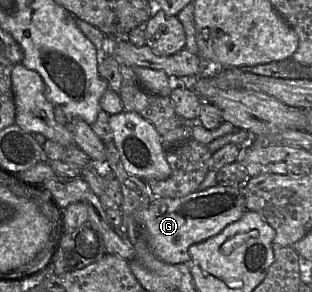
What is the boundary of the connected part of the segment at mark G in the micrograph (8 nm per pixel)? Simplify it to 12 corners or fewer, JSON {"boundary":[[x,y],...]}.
{"boundary":[[242,184],[154,197],[140,225],[157,258],[191,245],[246,210]]}

